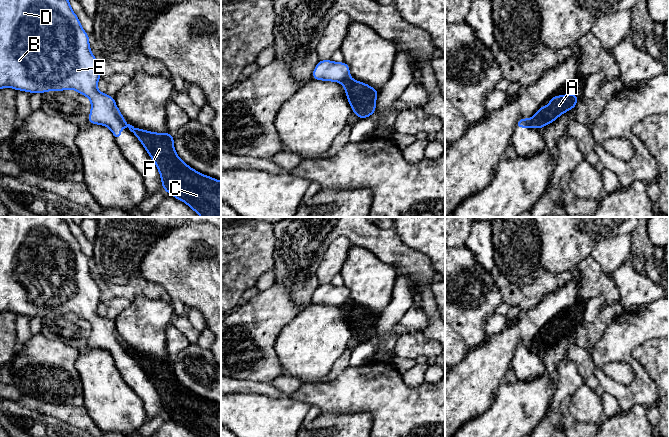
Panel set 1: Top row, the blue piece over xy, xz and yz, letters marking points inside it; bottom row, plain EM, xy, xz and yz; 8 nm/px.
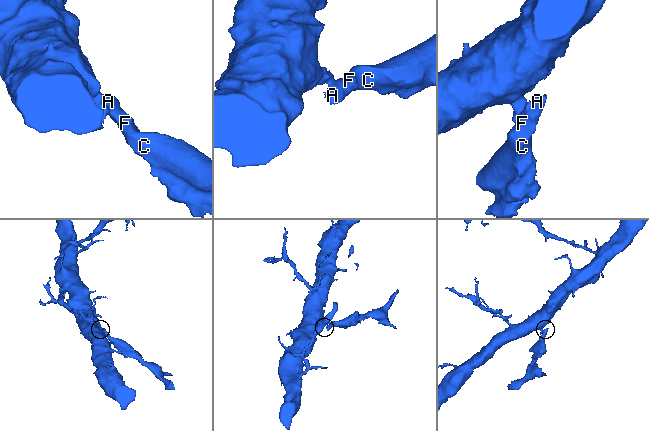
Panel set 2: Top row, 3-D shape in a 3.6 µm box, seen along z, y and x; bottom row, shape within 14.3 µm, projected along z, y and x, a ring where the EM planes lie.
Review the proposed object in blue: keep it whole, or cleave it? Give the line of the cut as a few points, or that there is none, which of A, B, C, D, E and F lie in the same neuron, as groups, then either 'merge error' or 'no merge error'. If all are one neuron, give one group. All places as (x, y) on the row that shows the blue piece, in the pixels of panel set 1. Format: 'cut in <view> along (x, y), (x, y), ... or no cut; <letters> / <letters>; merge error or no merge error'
cut in xz along (349, 76), (341, 83); A C F / B D E; merge error

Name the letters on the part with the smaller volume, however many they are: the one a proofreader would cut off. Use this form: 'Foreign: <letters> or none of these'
Foreign: A, C, F

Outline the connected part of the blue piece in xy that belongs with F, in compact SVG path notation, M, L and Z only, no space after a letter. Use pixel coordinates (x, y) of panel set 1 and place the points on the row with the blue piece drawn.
M127 122L126 125L154 161L162 188L167 193L187 204L201 217L221 217L221 181L201 174L182 161L169 132L151 132Z

